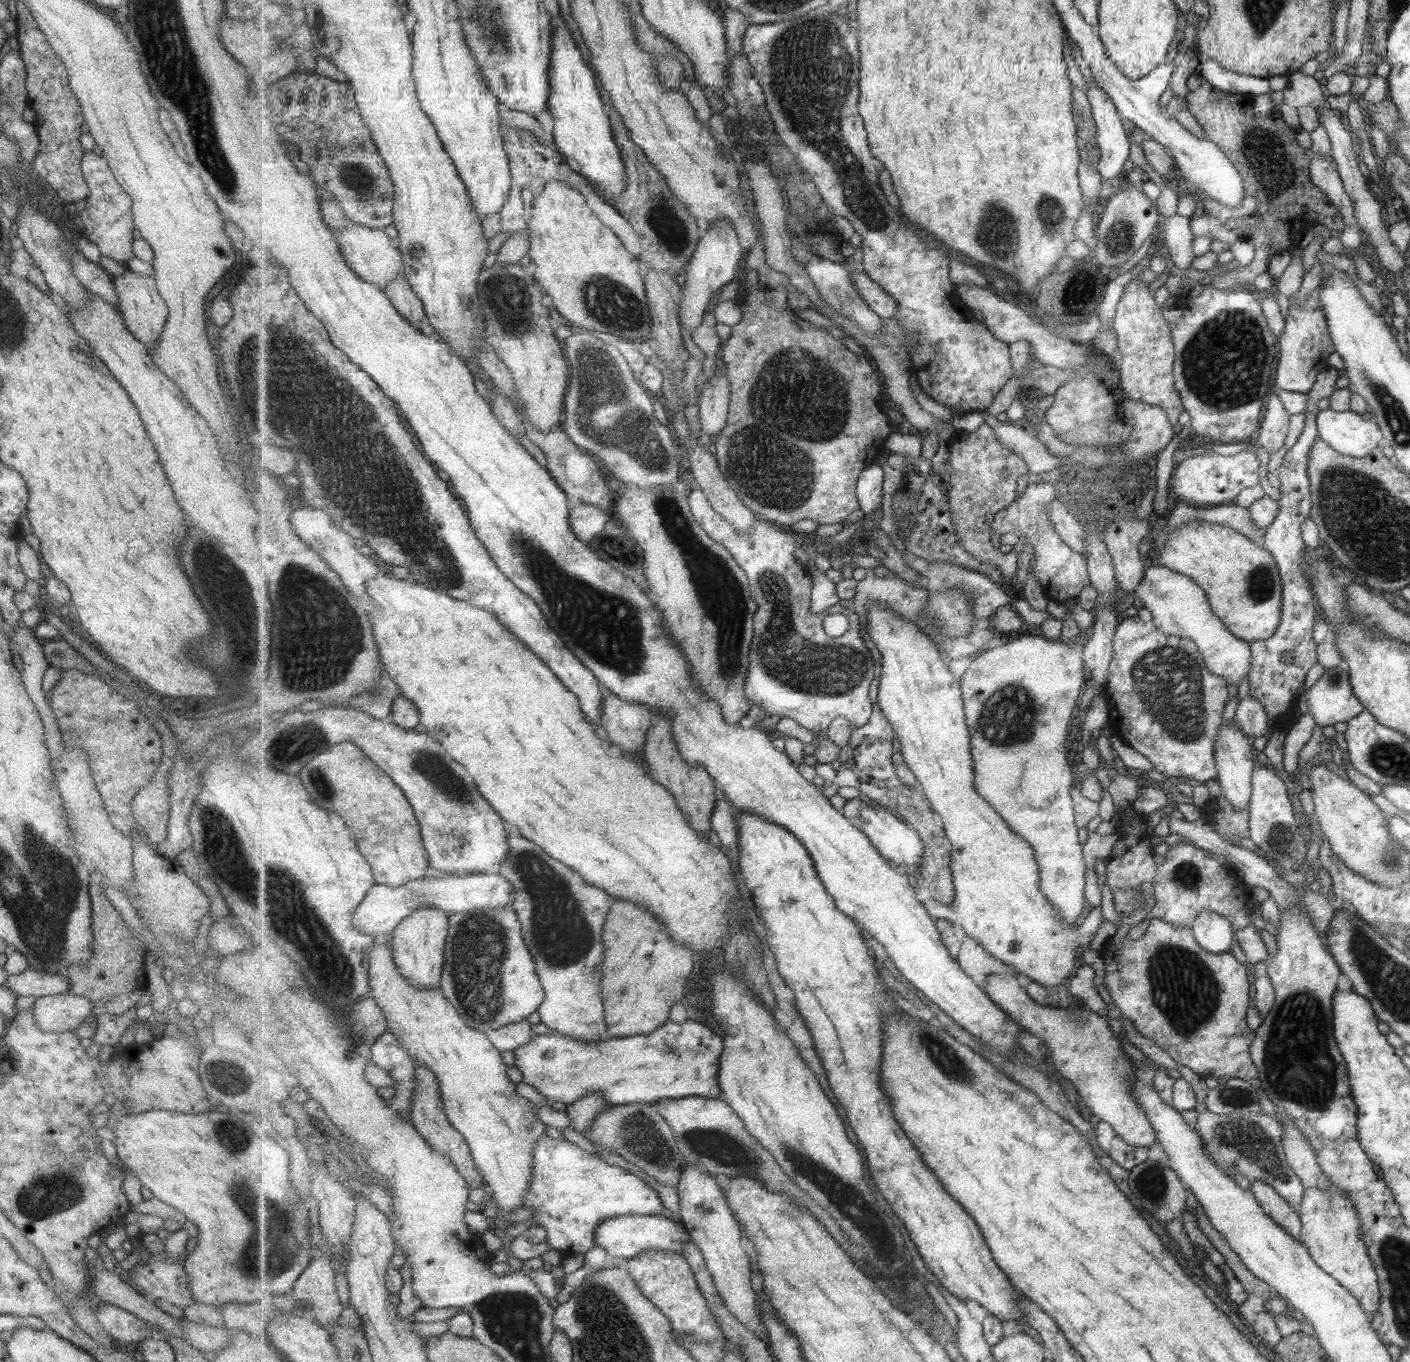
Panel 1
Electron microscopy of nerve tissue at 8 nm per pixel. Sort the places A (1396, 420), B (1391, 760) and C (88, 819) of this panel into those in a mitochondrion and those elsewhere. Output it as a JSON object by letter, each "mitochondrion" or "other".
{"A":"mitochondrion","B":"mitochondrion","C":"other"}

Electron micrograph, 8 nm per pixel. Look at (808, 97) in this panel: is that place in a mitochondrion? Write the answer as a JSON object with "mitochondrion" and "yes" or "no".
{"mitochondrion":"yes"}

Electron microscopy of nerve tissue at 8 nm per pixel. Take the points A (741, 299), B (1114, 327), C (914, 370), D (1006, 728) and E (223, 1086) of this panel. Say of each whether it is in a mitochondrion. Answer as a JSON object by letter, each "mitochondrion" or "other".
{"A":"other","B":"other","C":"other","D":"mitochondrion","E":"other"}

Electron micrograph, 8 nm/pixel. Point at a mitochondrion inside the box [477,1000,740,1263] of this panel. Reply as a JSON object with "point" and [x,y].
{"point":[641,1135]}

